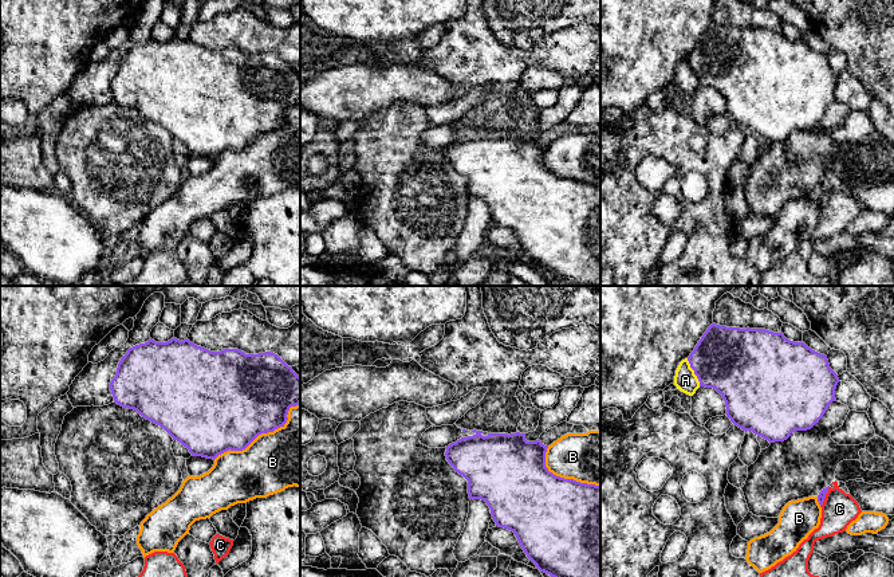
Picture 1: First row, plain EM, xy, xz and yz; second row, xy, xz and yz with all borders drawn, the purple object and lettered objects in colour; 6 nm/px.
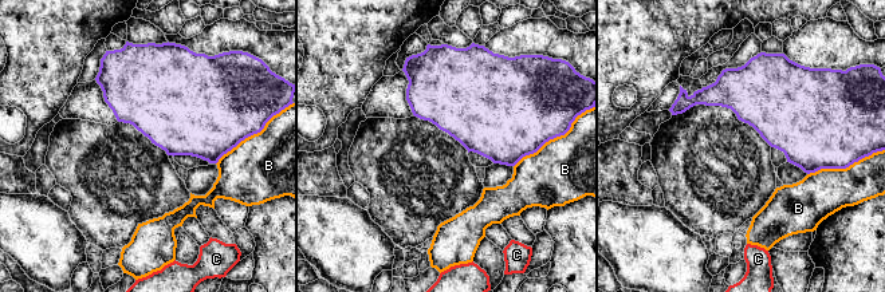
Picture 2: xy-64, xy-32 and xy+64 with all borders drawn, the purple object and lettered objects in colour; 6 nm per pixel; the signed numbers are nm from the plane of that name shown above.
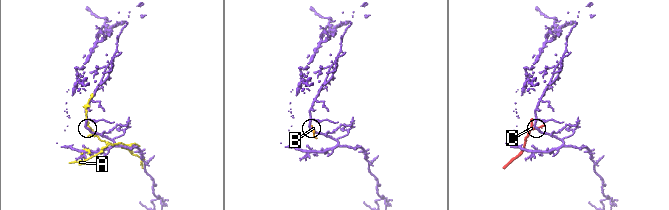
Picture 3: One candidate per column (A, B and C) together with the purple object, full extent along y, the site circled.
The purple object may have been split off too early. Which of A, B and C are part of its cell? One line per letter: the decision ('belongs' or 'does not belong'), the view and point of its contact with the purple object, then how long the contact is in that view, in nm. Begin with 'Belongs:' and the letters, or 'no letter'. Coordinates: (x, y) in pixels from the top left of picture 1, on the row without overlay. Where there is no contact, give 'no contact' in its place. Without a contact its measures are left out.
Belongs: no letter
A: does not belong; contact yz (694, 71); length 190 nm
B: does not belong; contact xy (260, 133); length 600 nm
C: does not belong; contact yz (824, 196); length 140 nm

